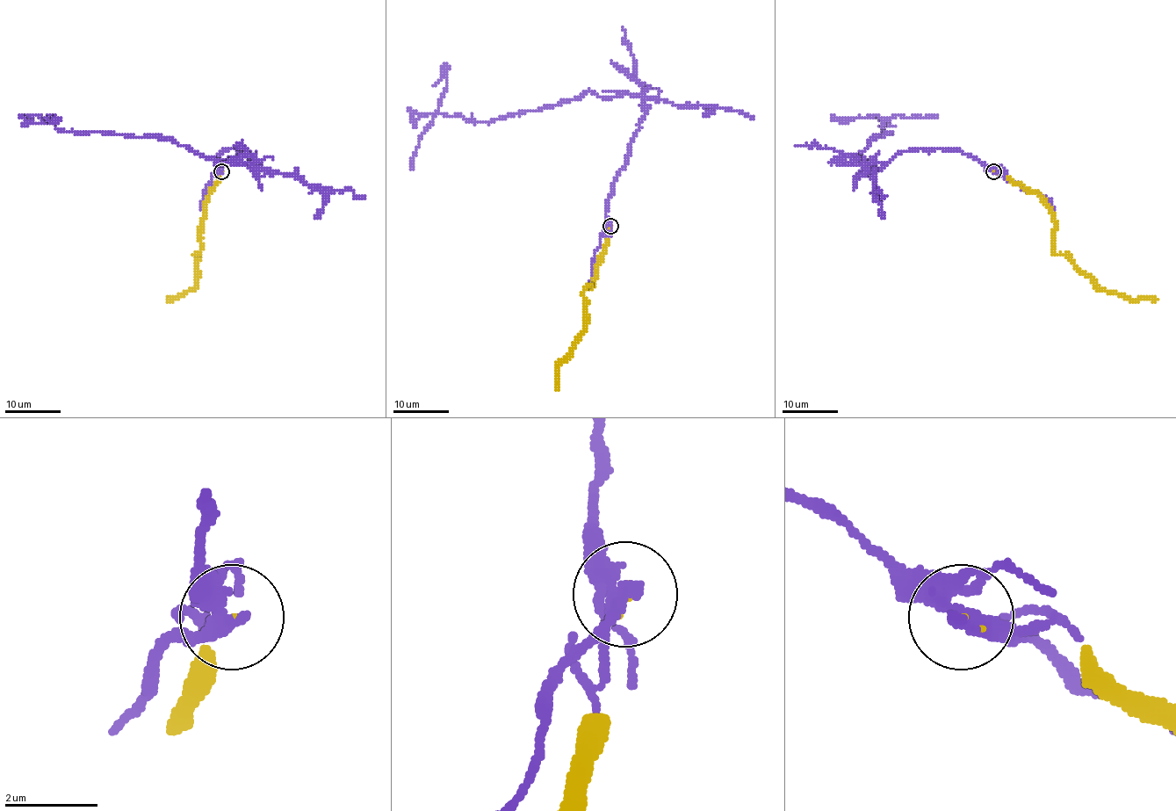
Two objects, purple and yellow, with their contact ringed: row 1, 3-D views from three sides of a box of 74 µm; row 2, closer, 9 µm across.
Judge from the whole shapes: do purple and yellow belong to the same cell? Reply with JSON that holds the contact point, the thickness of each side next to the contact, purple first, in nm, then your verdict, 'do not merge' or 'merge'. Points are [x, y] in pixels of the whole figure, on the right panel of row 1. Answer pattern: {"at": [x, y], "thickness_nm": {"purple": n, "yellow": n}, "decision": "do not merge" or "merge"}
{"at": [993, 171], "thickness_nm": {"purple": 260, "yellow": 70}, "decision": "do not merge"}

